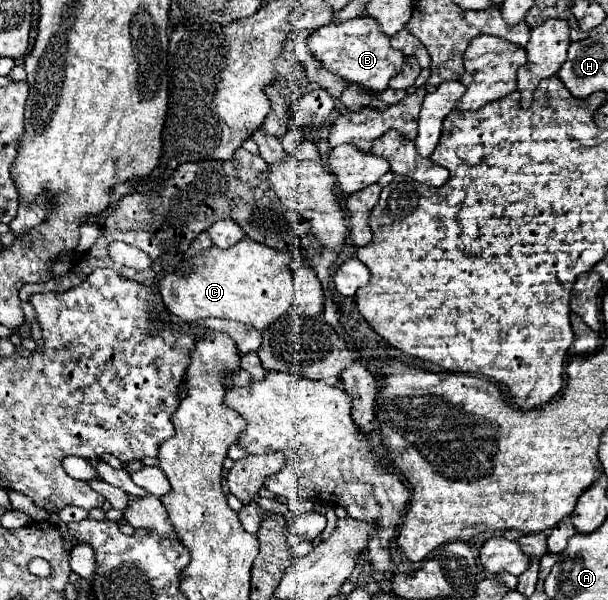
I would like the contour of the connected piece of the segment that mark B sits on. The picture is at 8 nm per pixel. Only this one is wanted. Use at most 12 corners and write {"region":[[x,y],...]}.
{"region":[[377,20],[321,26],[307,46],[325,70],[383,92],[405,60]]}

